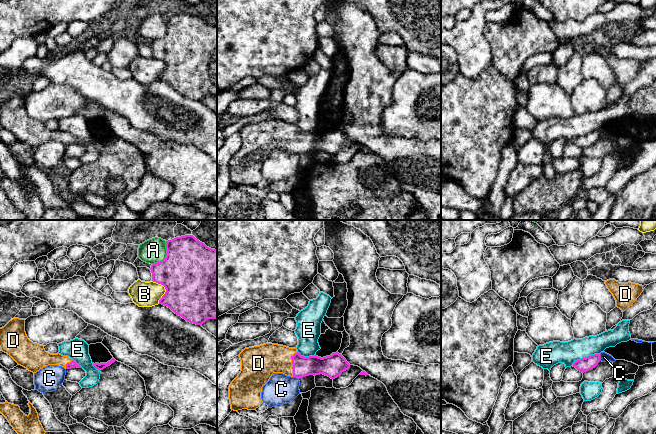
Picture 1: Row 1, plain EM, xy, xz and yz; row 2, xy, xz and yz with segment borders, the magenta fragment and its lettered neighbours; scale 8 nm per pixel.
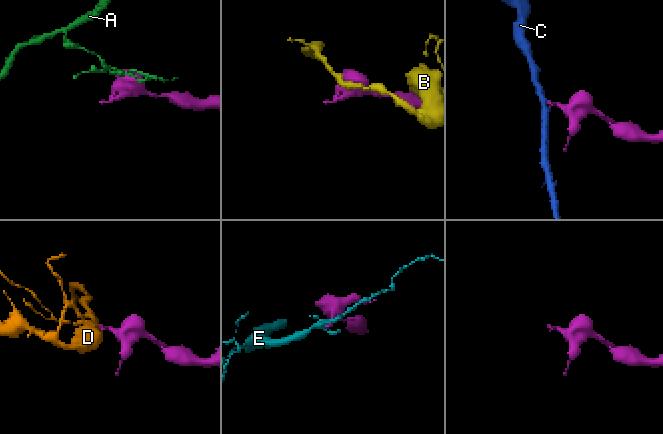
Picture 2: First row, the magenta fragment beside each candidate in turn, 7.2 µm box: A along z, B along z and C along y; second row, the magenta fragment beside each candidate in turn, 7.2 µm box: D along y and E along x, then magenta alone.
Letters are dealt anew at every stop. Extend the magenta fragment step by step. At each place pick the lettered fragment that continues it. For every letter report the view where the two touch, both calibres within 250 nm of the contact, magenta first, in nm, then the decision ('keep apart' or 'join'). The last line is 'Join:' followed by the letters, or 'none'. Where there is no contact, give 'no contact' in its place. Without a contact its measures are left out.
A: meets magenta in xy; 500 nm thick on the magenta side, 190 nm on the other; keep apart
B: meets magenta in xy; 500 nm thick on the magenta side, 200 nm on the other; keep apart
C: meets magenta in yz; 110 nm thick on the magenta side, 80 nm on the other; keep apart
D: meets magenta in xz; 160 nm thick on the magenta side, 260 nm on the other; join
E: meets magenta in yz; 110 nm thick on the magenta side, 180 nm on the other; keep apart
Join: D

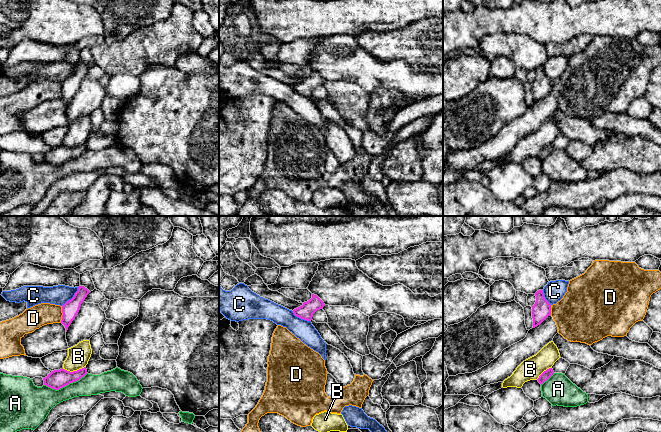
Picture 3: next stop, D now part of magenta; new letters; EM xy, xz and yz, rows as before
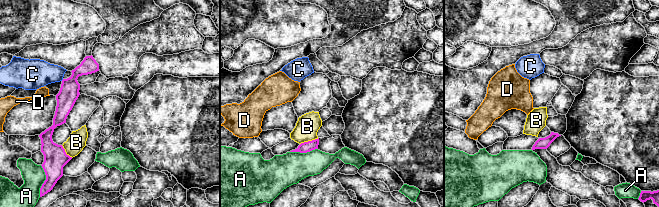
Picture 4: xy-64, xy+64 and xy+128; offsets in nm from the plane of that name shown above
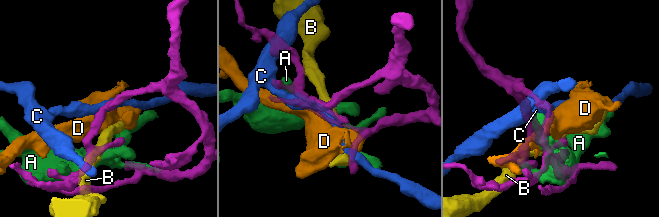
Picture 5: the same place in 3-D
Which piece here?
A: meets magenta in xy; 160 nm thick on the magenta side, 220 nm on the other; keep apart
B: meets magenta in xy; 160 nm thick on the magenta side, 180 nm on the other; keep apart
C: meets magenta in xy; 140 nm thick on the magenta side, 160 nm on the other; keep apart
D: meets magenta in xy; 140 nm thick on the magenta side, 180 nm on the other; keep apart
Join: none

